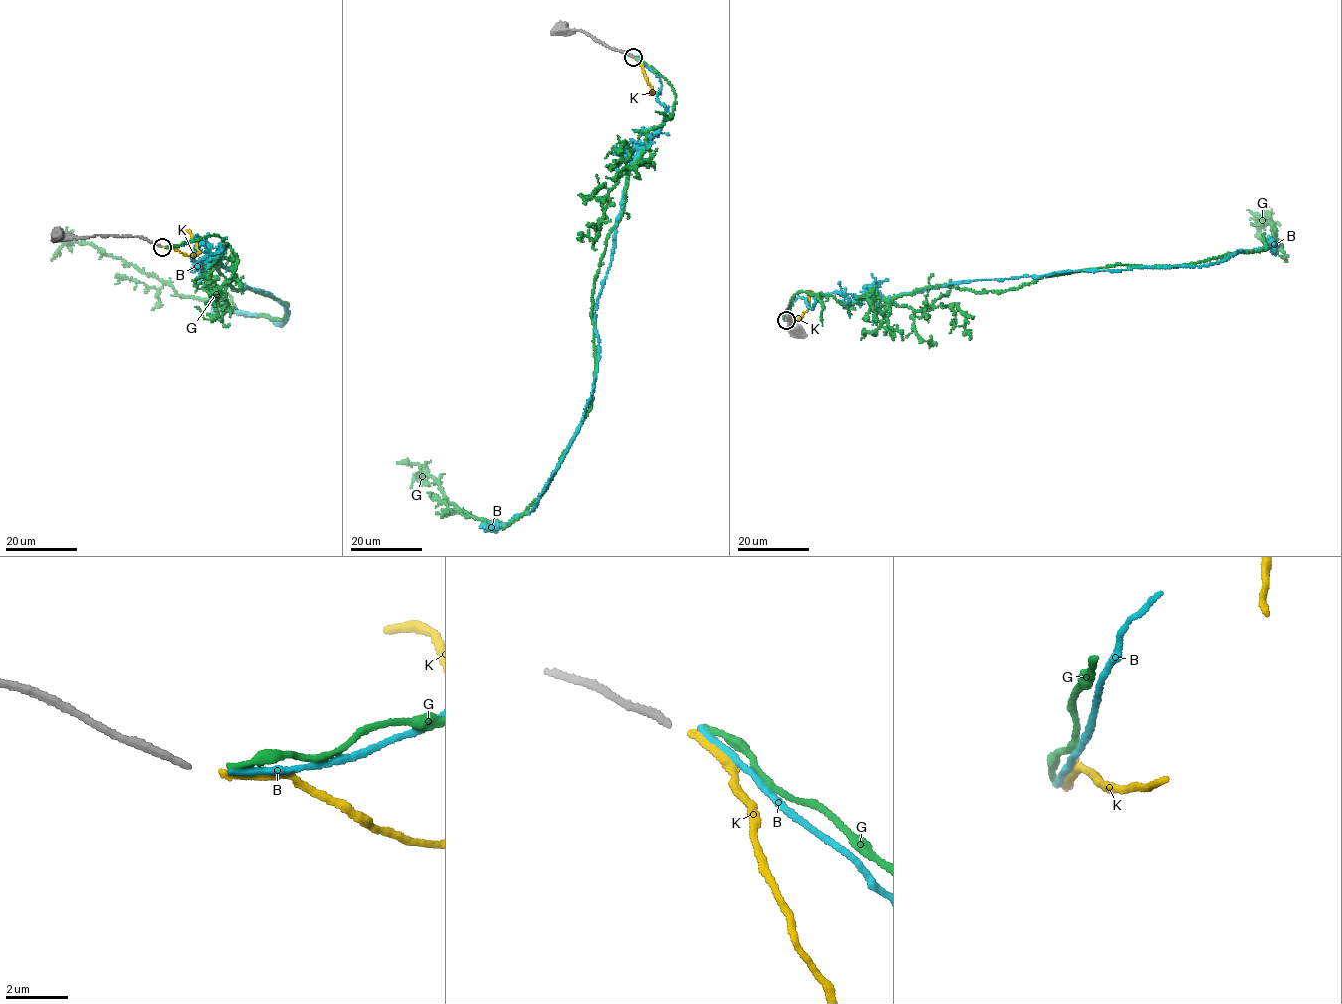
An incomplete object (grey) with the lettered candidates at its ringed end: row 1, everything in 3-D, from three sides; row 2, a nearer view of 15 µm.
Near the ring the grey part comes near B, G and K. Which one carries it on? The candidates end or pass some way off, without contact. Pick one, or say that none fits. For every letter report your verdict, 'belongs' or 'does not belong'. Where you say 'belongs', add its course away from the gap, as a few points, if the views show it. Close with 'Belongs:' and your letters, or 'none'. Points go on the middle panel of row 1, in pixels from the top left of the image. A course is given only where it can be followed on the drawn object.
B: does not belong
G: does not belong
K: belongs; it runs (635, 58), (651, 91), (655, 92), (649, 94)
Belongs: K

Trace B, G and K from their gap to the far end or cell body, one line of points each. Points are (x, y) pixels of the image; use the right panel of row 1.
B: (784, 320), (798, 297), (811, 308), (833, 292), (887, 297), (964, 281), (1204, 266), (1239, 250), (1280, 244)
G: (784, 319), (806, 290), (846, 305), (1009, 290), (1263, 250), (1276, 235), (1257, 215), (1279, 225)
K: (786, 319), (799, 319), (807, 311), (808, 295), (812, 292)

